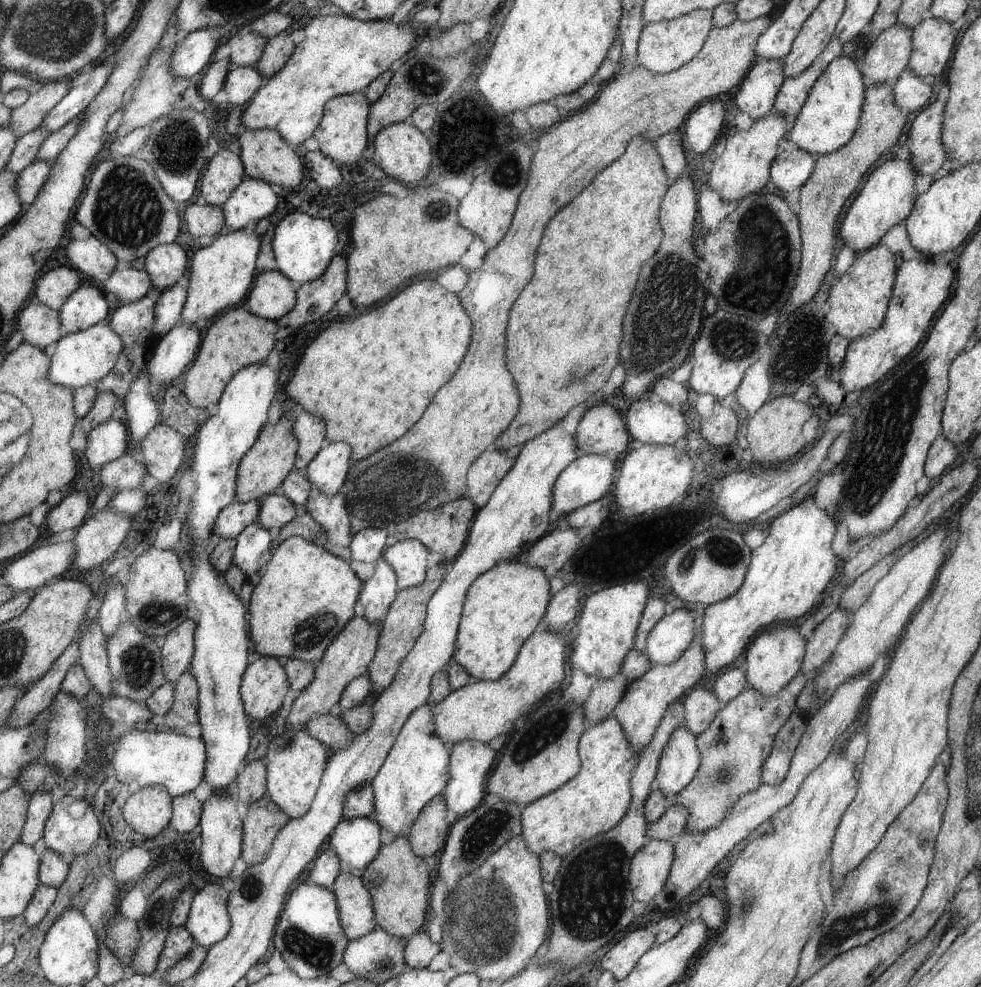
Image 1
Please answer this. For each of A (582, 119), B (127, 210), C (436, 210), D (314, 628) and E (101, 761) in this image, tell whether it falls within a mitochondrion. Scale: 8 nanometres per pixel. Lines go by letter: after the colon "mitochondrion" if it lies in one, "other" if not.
A: other
B: mitochondrion
C: mitochondrion
D: mitochondrion
E: other

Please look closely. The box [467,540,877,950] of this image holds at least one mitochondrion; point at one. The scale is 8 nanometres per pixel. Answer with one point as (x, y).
(590, 900)

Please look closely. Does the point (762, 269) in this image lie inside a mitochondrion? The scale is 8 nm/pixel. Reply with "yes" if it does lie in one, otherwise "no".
yes

